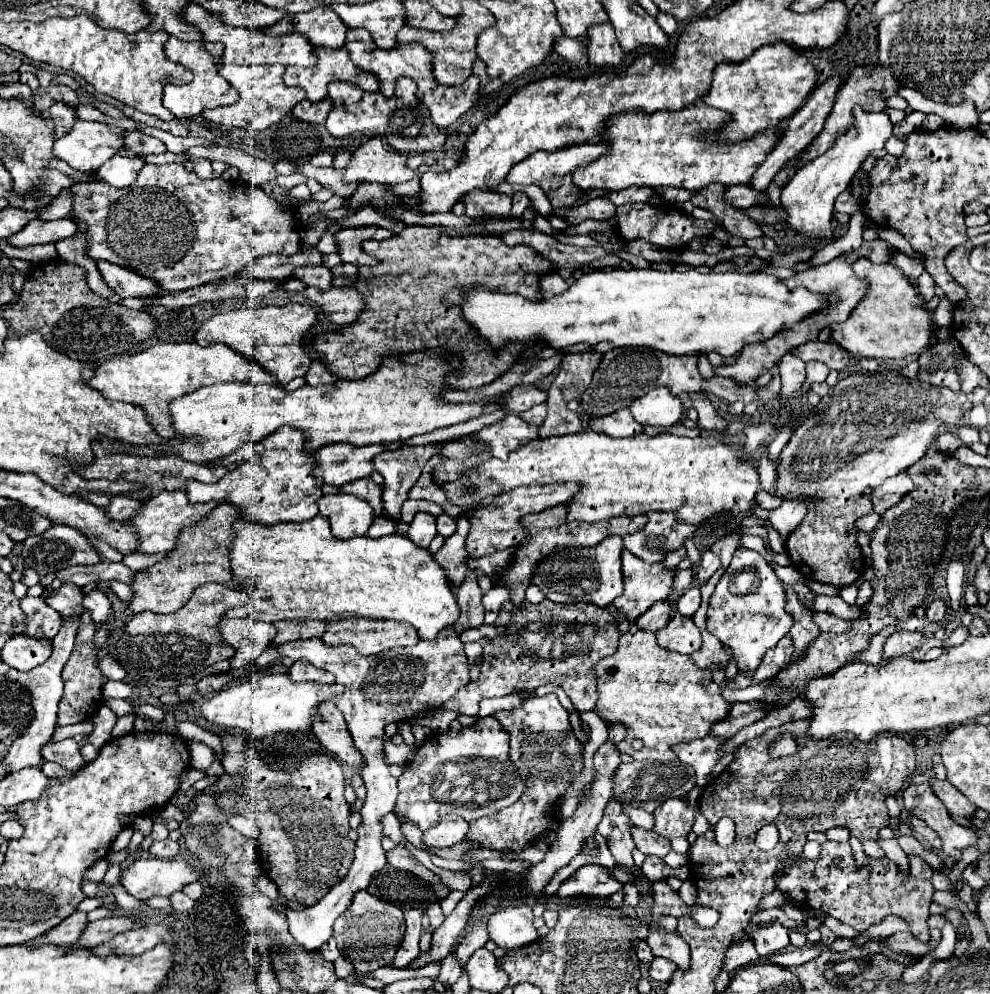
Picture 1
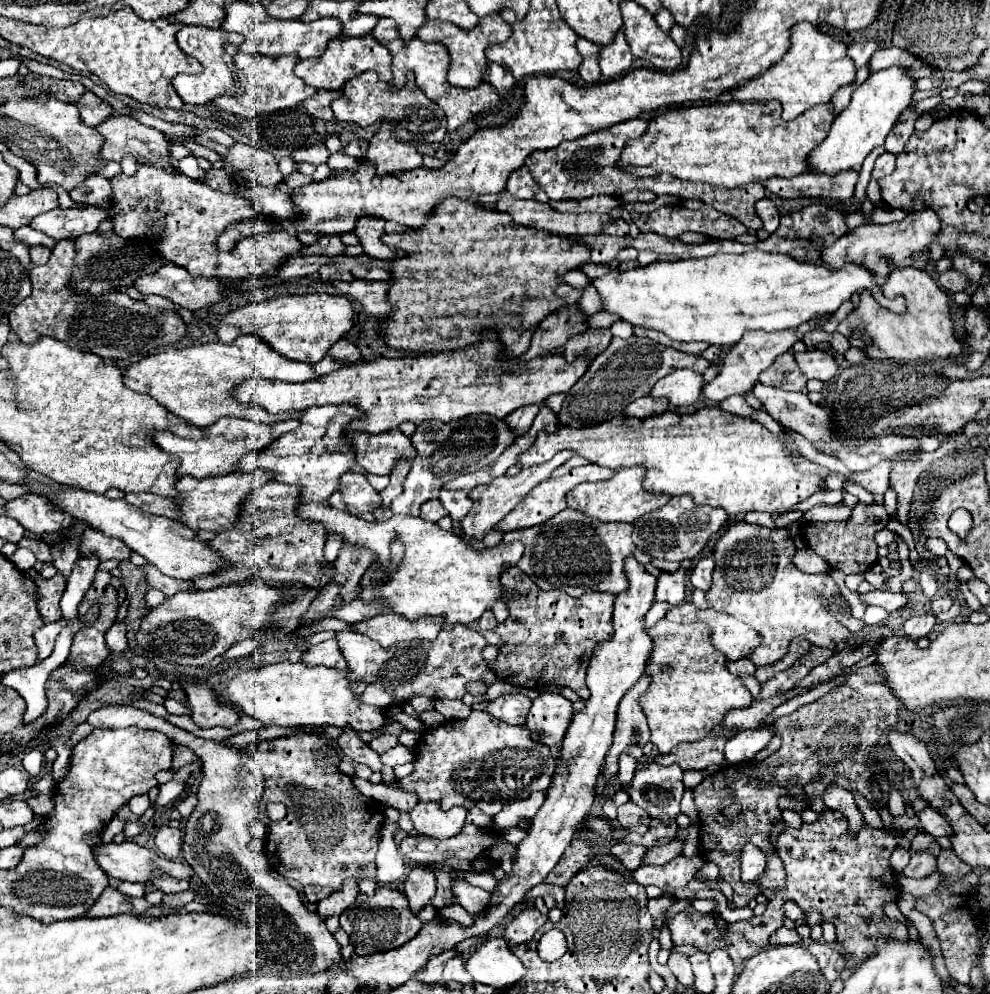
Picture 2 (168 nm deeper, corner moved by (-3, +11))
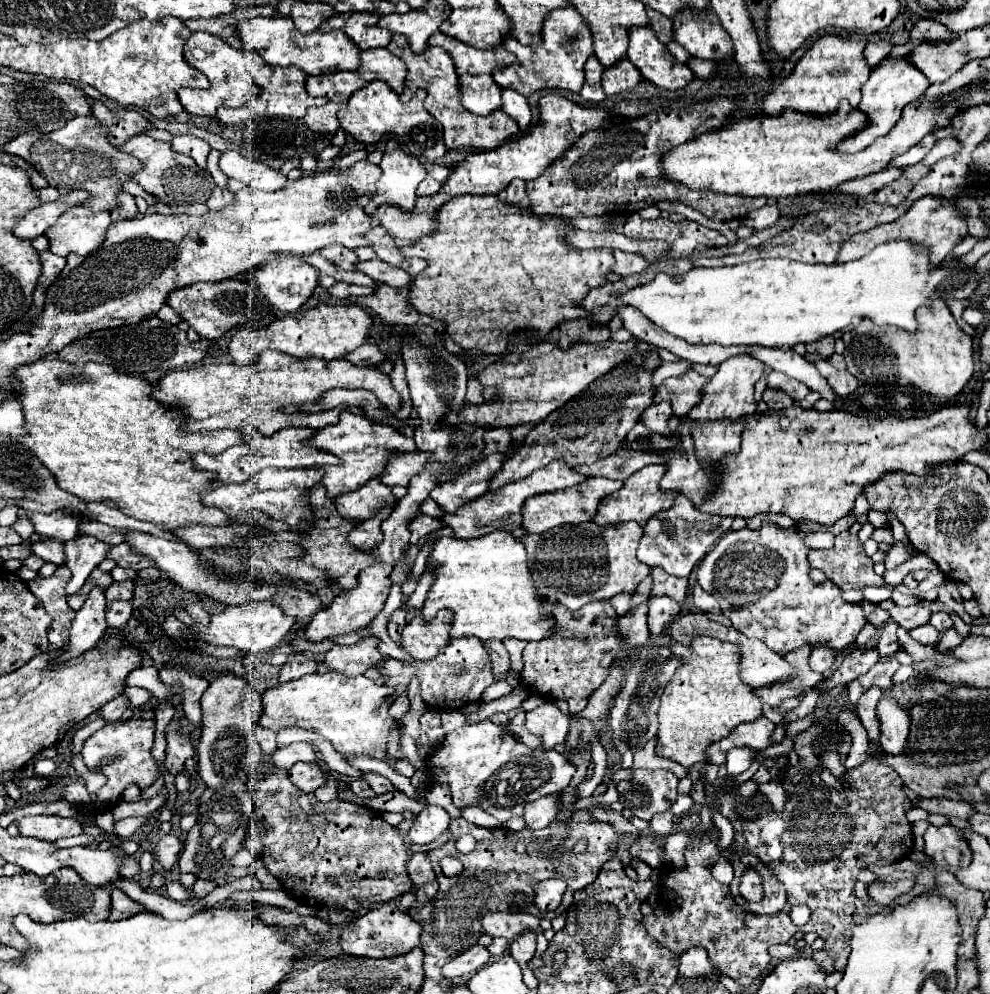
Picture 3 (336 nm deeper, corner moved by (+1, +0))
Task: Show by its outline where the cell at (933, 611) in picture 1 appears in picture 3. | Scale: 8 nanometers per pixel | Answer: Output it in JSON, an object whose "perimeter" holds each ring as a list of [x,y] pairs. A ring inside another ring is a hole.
{"perimeter":[[[936,612],[936,614],[932,614],[932,620],[930,620],[930,624],[938,630],[938,632],[946,632],[948,628],[952,628],[952,618],[946,614],[946,612]]]}

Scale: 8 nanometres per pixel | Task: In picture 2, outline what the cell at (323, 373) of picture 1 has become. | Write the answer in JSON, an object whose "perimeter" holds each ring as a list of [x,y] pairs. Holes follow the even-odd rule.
{"perimeter":[[[340,339],[338,343],[334,343],[328,351],[328,355],[334,359],[334,361],[344,361],[344,363],[354,363],[358,361],[362,355],[360,355],[360,349],[356,347],[356,343],[348,341],[348,339]]]}

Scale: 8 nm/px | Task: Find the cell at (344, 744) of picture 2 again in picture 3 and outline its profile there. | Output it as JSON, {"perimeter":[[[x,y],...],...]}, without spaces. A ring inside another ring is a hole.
{"perimeter":[[[366,772],[366,774],[364,774],[364,778],[368,780],[370,788],[372,788],[376,794],[396,792],[396,786],[394,786],[394,784],[392,784],[388,778],[384,778],[384,776],[380,776],[380,774],[372,774],[372,772]]]}

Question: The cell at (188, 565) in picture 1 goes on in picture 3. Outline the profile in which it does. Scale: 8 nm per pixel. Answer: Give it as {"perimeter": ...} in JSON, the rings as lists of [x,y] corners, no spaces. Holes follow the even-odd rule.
{"perimeter":[[[318,484],[312,490],[312,512],[316,512],[316,524],[312,530],[308,530],[308,538],[300,540],[298,544],[304,548],[302,560],[308,564],[314,564],[330,574],[330,580],[340,586],[340,590],[352,590],[358,586],[358,574],[362,568],[368,566],[372,554],[364,552],[360,548],[354,548],[348,542],[348,534],[360,524],[358,518],[342,518],[334,506],[334,500],[328,496],[324,484]]]}

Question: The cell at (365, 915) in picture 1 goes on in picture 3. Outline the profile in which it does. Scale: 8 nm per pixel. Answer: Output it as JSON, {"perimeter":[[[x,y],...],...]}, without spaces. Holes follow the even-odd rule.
{"perimeter":[[[380,904],[378,908],[366,912],[364,916],[356,918],[354,922],[346,924],[342,928],[342,950],[352,956],[364,956],[364,958],[390,958],[396,954],[406,954],[420,946],[420,932],[422,926],[412,920],[406,912],[402,912],[396,904]]]}

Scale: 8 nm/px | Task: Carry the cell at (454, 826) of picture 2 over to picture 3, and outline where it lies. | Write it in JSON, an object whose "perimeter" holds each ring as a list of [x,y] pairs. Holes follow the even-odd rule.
{"perimeter":[[[426,806],[416,816],[416,822],[410,828],[408,838],[414,844],[426,846],[426,844],[434,842],[444,830],[448,830],[448,824],[450,824],[450,816],[448,816],[448,812],[444,808],[440,808],[440,806]]]}

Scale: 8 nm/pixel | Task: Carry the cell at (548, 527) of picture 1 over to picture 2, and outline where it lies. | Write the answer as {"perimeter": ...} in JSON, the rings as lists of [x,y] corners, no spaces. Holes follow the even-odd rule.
{"perimeter":[[[620,469],[616,475],[608,481],[598,483],[580,483],[572,491],[566,493],[566,503],[570,509],[576,509],[584,513],[586,517],[600,519],[600,521],[622,521],[622,523],[634,523],[644,513],[650,513],[658,507],[662,507],[670,497],[668,495],[654,495],[644,493],[640,481],[644,479],[644,469]]]}

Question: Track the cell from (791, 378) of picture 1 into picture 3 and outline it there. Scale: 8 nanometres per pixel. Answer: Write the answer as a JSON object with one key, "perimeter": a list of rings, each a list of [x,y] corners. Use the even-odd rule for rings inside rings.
{"perimeter":[[[818,360],[816,368],[828,380],[828,384],[832,384],[832,388],[838,396],[850,396],[858,390],[858,380],[850,372],[846,372],[846,370],[840,372],[832,364],[828,364],[826,360]]]}

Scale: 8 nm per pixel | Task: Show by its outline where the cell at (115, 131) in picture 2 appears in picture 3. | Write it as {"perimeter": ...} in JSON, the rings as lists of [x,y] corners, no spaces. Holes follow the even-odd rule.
{"perimeter":[[[134,136],[134,140],[128,140],[128,144],[120,146],[120,150],[136,156],[144,162],[144,170],[132,176],[134,182],[138,182],[148,194],[156,196],[166,206],[188,206],[188,204],[206,204],[212,190],[214,180],[208,170],[202,170],[196,166],[196,162],[180,152],[172,150],[170,142],[160,142],[150,136]],[[176,170],[176,172],[174,172]]]}

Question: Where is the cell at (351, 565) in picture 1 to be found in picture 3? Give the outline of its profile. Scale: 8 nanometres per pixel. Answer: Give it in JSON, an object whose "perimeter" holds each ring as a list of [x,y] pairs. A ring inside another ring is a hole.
{"perimeter":[[[492,532],[472,540],[444,536],[434,542],[428,562],[436,564],[436,580],[428,592],[426,604],[422,610],[414,610],[404,602],[402,608],[424,614],[426,622],[430,622],[440,608],[452,610],[456,614],[450,630],[452,638],[518,638],[530,642],[544,640],[554,634],[556,622],[550,614],[552,602],[536,592],[526,564],[526,548],[510,532]]]}

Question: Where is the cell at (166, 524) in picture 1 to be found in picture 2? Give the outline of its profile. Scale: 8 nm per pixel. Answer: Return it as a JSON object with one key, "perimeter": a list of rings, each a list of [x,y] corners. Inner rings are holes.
{"perimeter":[[[230,473],[230,475],[220,475],[220,477],[208,477],[208,481],[196,481],[194,477],[180,477],[176,481],[176,491],[178,491],[178,519],[182,525],[186,525],[192,531],[220,531],[228,529],[232,521],[236,521],[236,509],[240,507],[240,501],[244,499],[244,493],[252,493],[252,489],[264,485],[264,477],[256,473]]]}

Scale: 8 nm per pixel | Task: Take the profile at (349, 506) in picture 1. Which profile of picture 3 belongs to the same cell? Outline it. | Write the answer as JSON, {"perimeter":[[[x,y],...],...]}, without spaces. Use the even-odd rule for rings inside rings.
{"perimeter":[[[380,478],[368,480],[368,484],[360,486],[354,492],[346,492],[336,496],[336,508],[340,508],[342,516],[356,516],[360,520],[368,520],[378,514],[378,510],[390,506],[394,508],[398,498],[392,494],[392,488],[382,484]]]}

